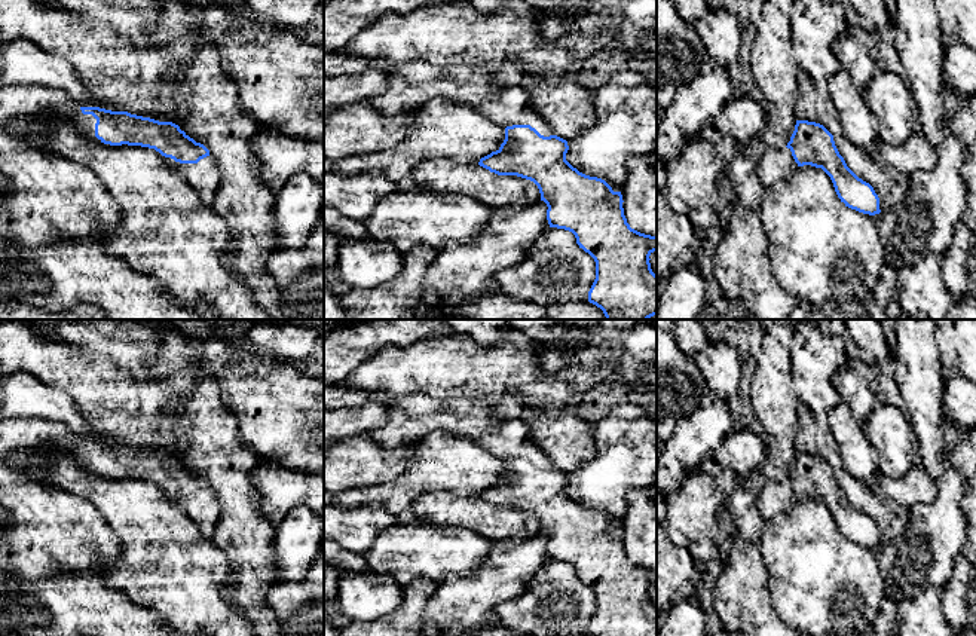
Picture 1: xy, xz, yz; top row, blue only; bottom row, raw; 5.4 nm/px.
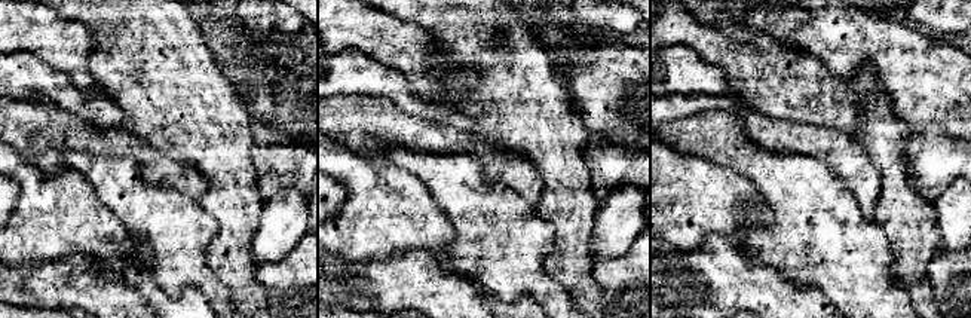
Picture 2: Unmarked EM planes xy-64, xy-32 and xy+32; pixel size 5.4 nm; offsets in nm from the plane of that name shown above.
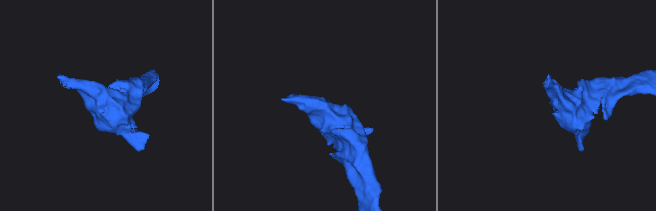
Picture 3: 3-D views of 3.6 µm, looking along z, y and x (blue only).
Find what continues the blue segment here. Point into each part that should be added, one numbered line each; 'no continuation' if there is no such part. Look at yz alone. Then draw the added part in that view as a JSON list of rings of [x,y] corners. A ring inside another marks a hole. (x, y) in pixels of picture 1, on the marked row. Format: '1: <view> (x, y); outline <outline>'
1: yz (777, 164); outline [[[770,146],[756,163],[756,177],[765,189],[789,178],[798,169],[790,149]]]

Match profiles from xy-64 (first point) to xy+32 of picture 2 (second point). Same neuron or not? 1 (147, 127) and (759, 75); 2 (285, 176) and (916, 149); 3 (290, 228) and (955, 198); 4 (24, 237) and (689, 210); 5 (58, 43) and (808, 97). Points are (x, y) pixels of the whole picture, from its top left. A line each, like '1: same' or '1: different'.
1: different
2: same
3: same
4: same
5: same

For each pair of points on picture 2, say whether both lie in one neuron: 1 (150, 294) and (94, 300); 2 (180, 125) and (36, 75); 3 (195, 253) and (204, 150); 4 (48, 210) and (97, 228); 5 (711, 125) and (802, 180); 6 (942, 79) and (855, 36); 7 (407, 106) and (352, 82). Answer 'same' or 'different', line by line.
1: different
2: different
3: different
4: same
5: same
6: same
7: same

